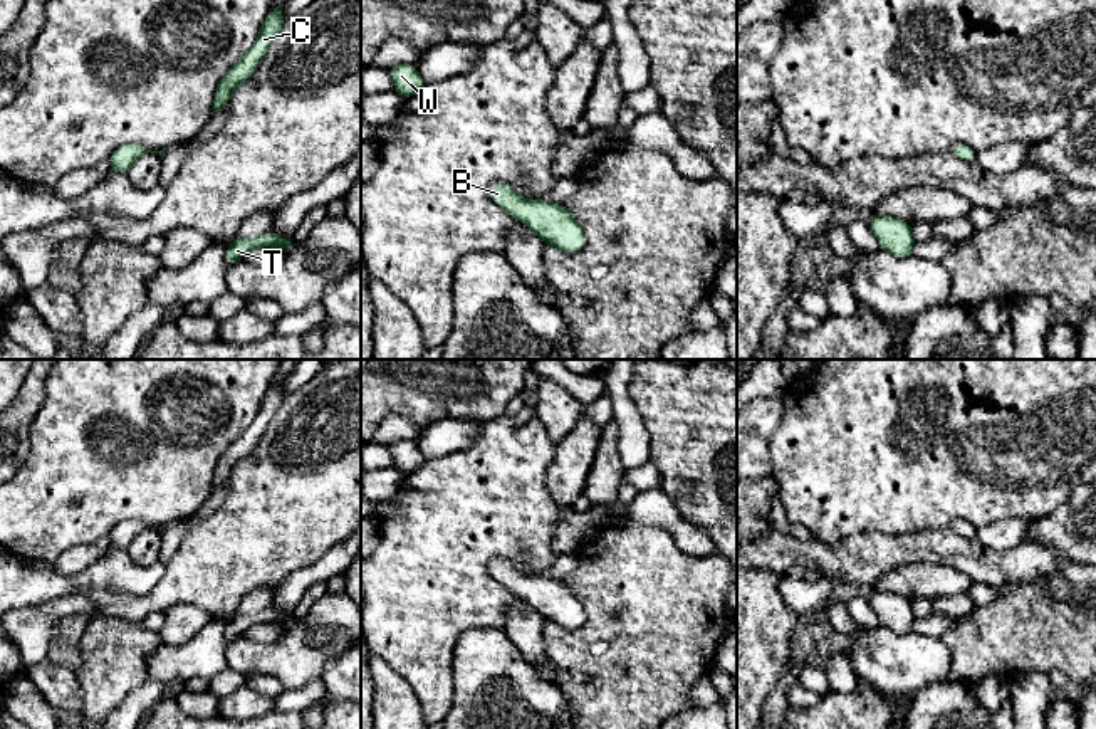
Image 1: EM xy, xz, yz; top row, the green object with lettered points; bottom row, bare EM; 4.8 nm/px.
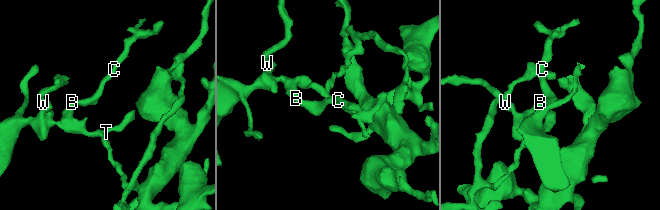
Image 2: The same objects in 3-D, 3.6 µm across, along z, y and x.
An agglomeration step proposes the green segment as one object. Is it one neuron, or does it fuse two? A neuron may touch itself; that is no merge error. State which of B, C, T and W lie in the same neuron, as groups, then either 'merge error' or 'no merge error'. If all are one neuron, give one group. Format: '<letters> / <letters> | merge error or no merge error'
B C T W | no merge error

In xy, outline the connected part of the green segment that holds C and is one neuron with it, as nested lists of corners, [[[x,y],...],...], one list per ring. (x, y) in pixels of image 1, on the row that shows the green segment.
[[[284,3],[269,12],[252,49],[243,57],[240,57],[220,81],[213,99],[213,113],[228,104],[233,89],[240,82],[247,81],[257,69],[272,40],[285,24],[282,7]]]

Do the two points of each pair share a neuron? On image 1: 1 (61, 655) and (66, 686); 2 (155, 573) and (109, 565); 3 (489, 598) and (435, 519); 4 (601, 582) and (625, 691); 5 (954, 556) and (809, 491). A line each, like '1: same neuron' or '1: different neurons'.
1: different neurons
2: same neuron
3: same neuron
4: same neuron
5: different neurons

